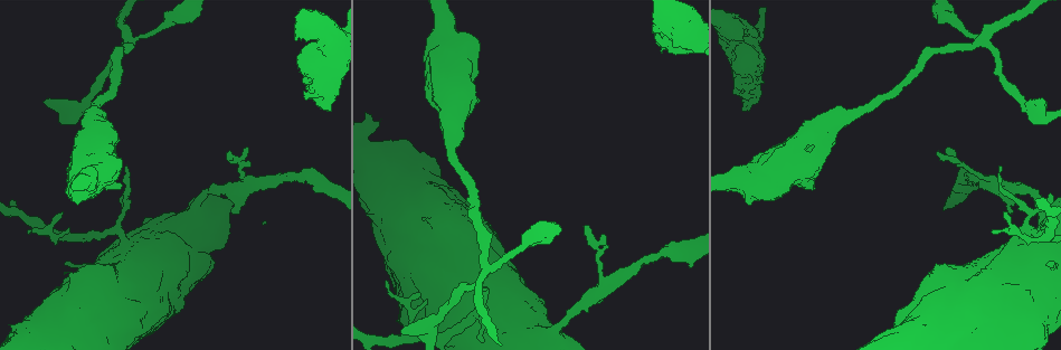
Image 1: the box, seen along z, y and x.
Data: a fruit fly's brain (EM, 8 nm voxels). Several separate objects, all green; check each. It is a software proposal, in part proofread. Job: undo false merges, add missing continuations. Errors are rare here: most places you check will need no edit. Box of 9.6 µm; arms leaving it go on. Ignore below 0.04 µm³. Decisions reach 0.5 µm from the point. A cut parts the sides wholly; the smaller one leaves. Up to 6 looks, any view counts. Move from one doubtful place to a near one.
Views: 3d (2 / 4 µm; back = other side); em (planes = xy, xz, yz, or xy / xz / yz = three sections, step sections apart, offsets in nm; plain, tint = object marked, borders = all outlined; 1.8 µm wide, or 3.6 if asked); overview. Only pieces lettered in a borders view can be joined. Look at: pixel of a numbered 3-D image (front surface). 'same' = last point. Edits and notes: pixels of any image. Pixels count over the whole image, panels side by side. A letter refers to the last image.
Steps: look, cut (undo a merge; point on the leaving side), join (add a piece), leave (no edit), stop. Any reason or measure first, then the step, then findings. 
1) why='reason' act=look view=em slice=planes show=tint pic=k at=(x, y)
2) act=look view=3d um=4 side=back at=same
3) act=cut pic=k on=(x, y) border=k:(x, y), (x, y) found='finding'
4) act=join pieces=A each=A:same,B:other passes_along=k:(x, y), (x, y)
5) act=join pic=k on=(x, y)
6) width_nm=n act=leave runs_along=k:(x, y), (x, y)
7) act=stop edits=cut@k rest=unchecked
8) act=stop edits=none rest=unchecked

why='tapers out' act=look view=em slice=planes show=borders pic=1 at=(1000, 166)

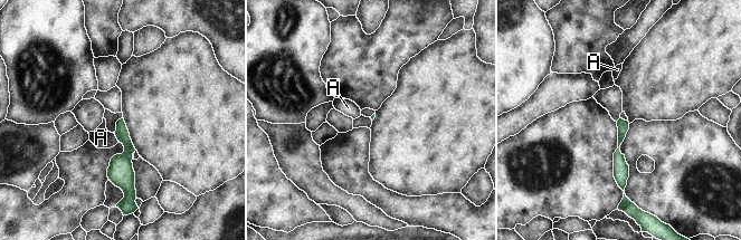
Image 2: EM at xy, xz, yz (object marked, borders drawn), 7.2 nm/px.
longest_contact=A:70nm act=join pieces=A each=A:same found='it goes on there'

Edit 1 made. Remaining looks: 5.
why='closes a loop' act=look view=em um=3.6 slice=planes show=borders pic=1 at=(127, 248)

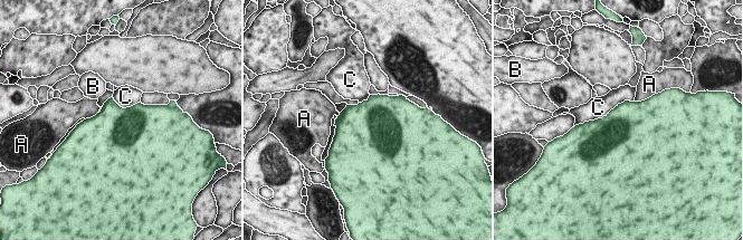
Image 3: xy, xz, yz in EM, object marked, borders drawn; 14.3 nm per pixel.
act=leave each=A:other,B:other,C:other border=3:(634, 99), (580, 124) found='all the same neuron'

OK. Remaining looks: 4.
why='four arms meet' act=look view=em slice=planes show=plain pic=1 at=(486, 265)

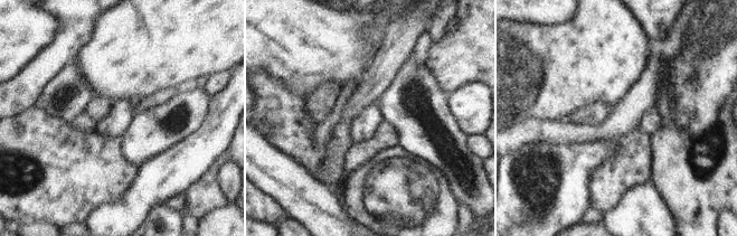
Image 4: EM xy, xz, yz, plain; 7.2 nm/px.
why='see the neighbours' act=look view=em slice=planes show=borders at=same

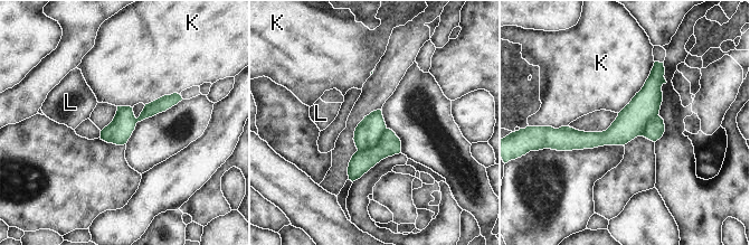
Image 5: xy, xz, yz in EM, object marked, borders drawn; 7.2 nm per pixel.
width_nm=180 longest_contact=K:460nm act=cut pic=5 on=(389, 144) each=K:other,L:other found='a second neuron is stuck on'

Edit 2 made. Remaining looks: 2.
act=stop edits=join@2,cut@5 rest=unchecked

